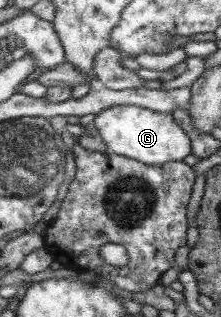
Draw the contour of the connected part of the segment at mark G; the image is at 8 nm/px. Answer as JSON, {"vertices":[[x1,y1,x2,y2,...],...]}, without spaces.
{"vertices":[[138,105,106,108,96,115,92,125,107,144,108,152,138,160,146,165,162,166,171,162,182,162,192,152,190,136,184,132,171,114,154,112]]}

